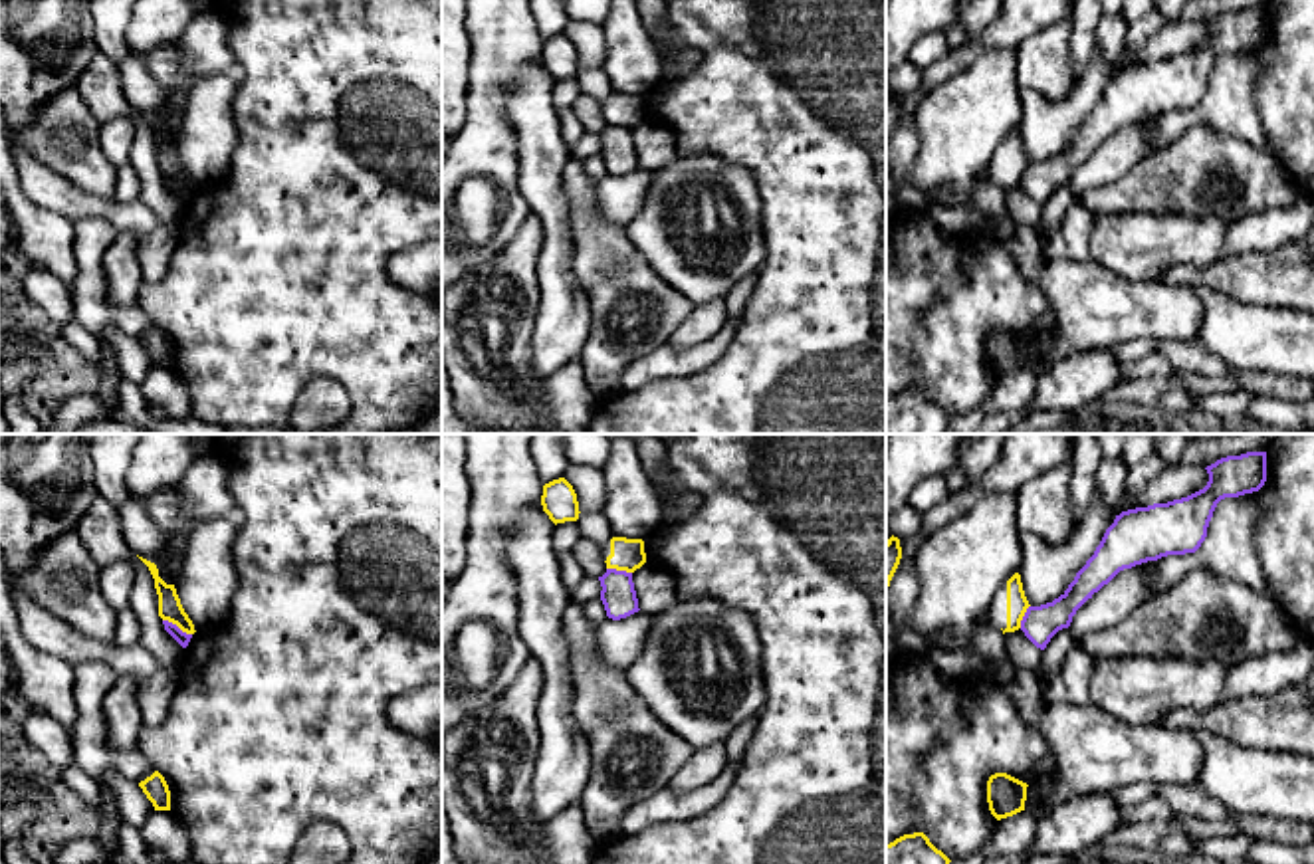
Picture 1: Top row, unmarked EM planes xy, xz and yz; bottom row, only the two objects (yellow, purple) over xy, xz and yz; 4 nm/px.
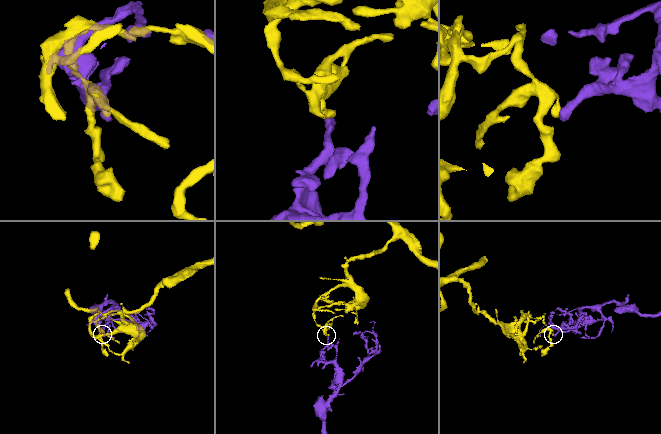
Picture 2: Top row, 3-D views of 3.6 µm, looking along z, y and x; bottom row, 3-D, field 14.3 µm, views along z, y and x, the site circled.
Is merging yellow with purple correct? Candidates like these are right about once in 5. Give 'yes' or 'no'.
no

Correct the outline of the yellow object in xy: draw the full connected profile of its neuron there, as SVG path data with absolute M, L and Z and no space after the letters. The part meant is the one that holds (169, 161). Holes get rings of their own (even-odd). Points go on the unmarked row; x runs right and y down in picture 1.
M139 113L151 127L153 135L155 135L155 145L159 151L159 172L163 176L168 176L172 180L176 180L182 188L186 190L194 190L194 180L188 174L188 170L184 168L180 155L176 151L174 141L166 141L161 133L159 133L159 125L155 119Z

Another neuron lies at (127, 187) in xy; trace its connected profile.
M127 161L123 166L117 168L117 182L115 182L115 200L129 202L137 200L141 192L139 176L133 164Z

